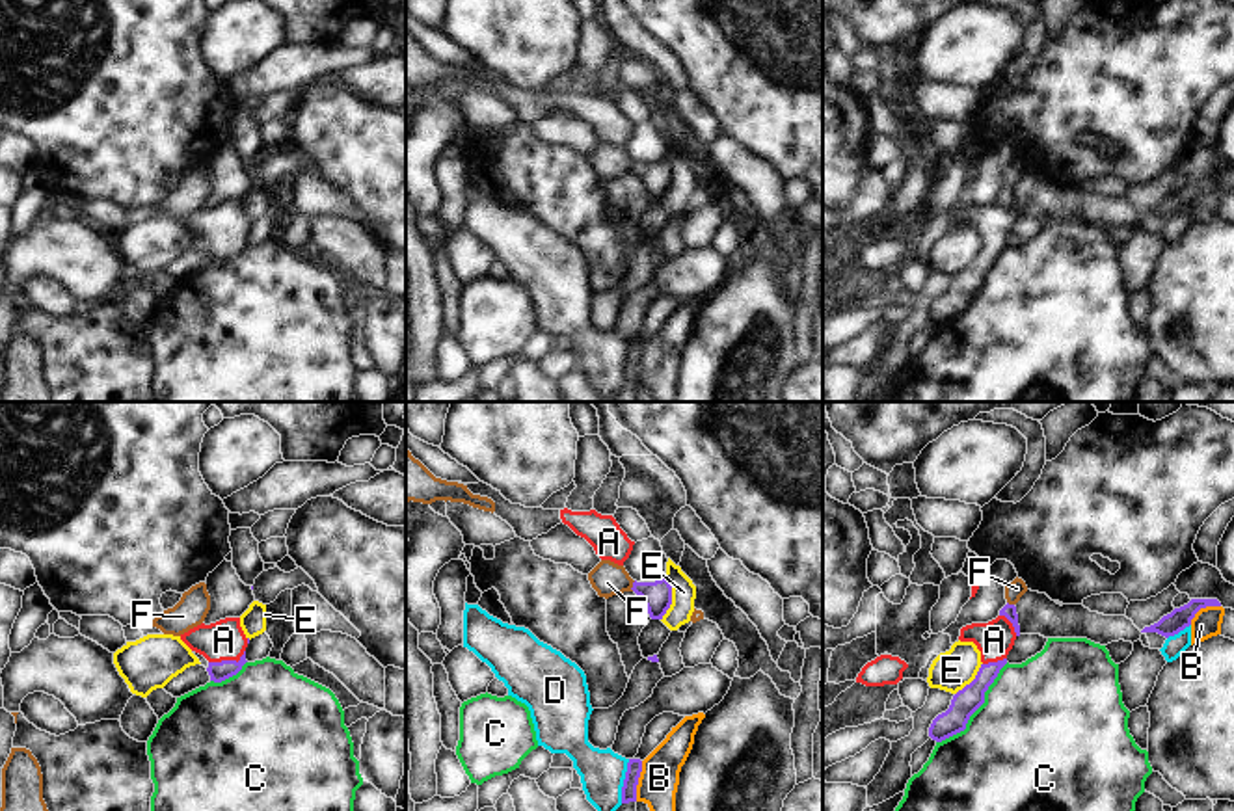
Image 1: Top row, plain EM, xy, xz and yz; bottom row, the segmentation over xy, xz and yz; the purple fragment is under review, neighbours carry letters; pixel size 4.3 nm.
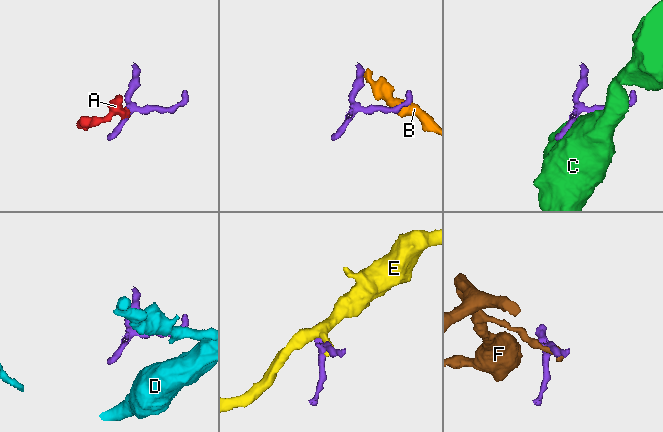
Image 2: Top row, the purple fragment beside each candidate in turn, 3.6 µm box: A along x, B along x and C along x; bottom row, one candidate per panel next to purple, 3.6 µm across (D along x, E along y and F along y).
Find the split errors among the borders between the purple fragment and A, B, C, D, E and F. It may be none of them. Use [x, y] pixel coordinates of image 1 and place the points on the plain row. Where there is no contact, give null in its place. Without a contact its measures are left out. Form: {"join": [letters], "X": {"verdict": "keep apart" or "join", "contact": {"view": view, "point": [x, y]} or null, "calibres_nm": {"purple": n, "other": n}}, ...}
{"join": ["A"], "A": {"verdict": "join", "contact": {"view": "xy", "point": [228, 244]}, "calibres_nm": {"purple": 90, "other": 180}}, "B": {"verdict": "keep apart", "contact": {"view": "xz", "point": [637, 365]}, "calibres_nm": {"purple": 60, "other": 170}}, "C": {"verdict": "keep apart", "contact": {"view": "yz", "point": [978, 291]}, "calibres_nm": {"purple": 110, "other": 500}}, "D": {"verdict": "keep apart", "contact": {"view": "xz", "point": [624, 365]}, "calibres_nm": {"purple": 60, "other": 190}}, "E": {"verdict": "keep apart", "contact": {"view": "xz", "point": [670, 183]}, "calibres_nm": {"purple": 130, "other": 110}}, "F": {"verdict": "keep apart", "contact": {"view": "xz", "point": [633, 170]}, "calibres_nm": {"purple": 130, "other": 150}}}

